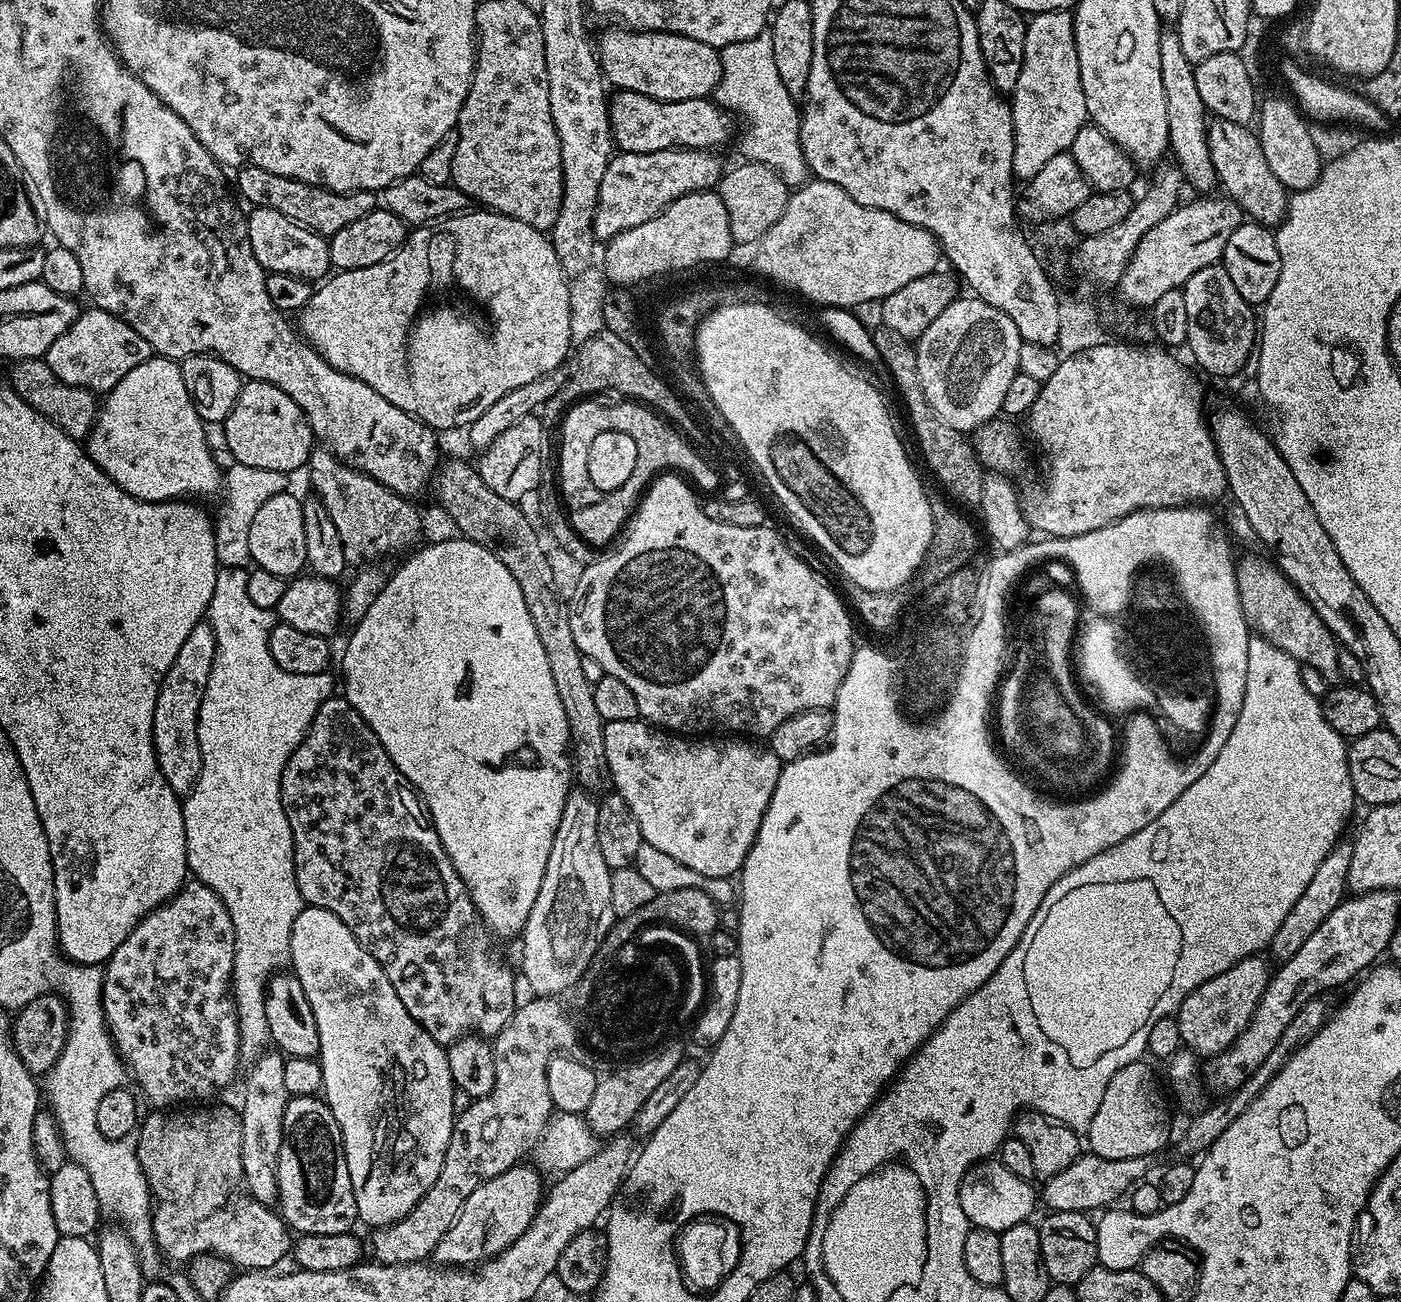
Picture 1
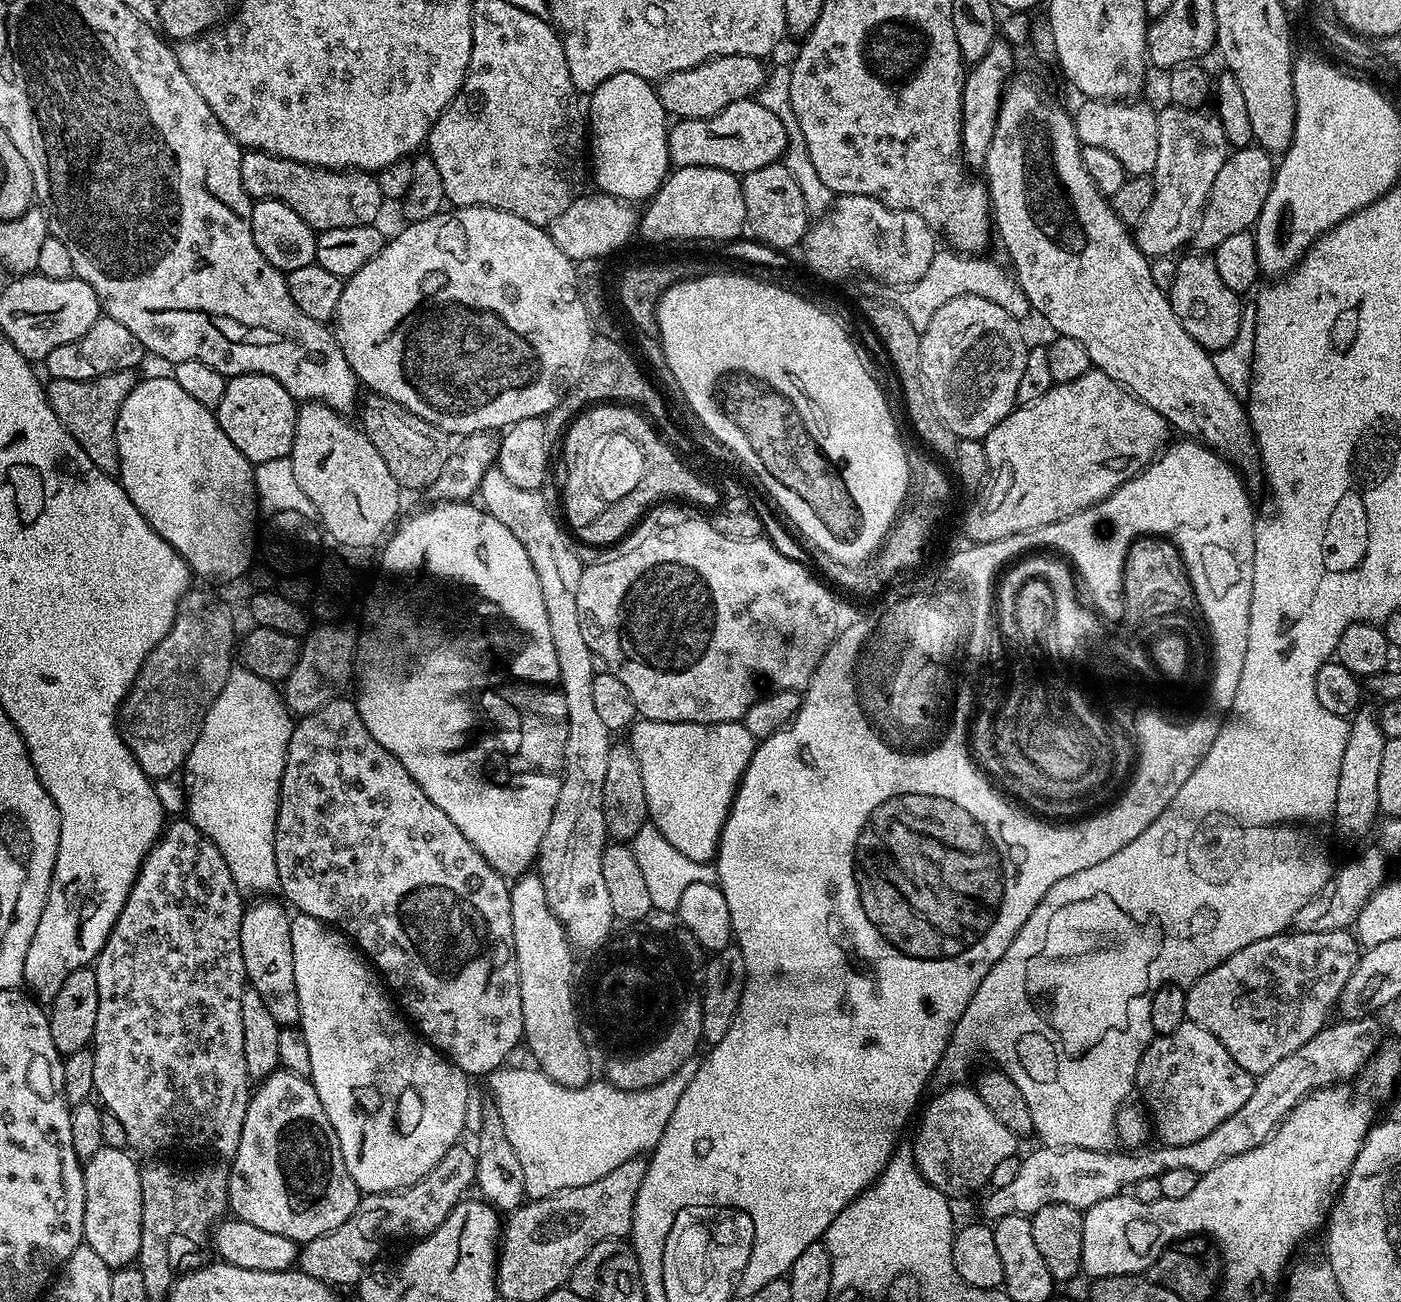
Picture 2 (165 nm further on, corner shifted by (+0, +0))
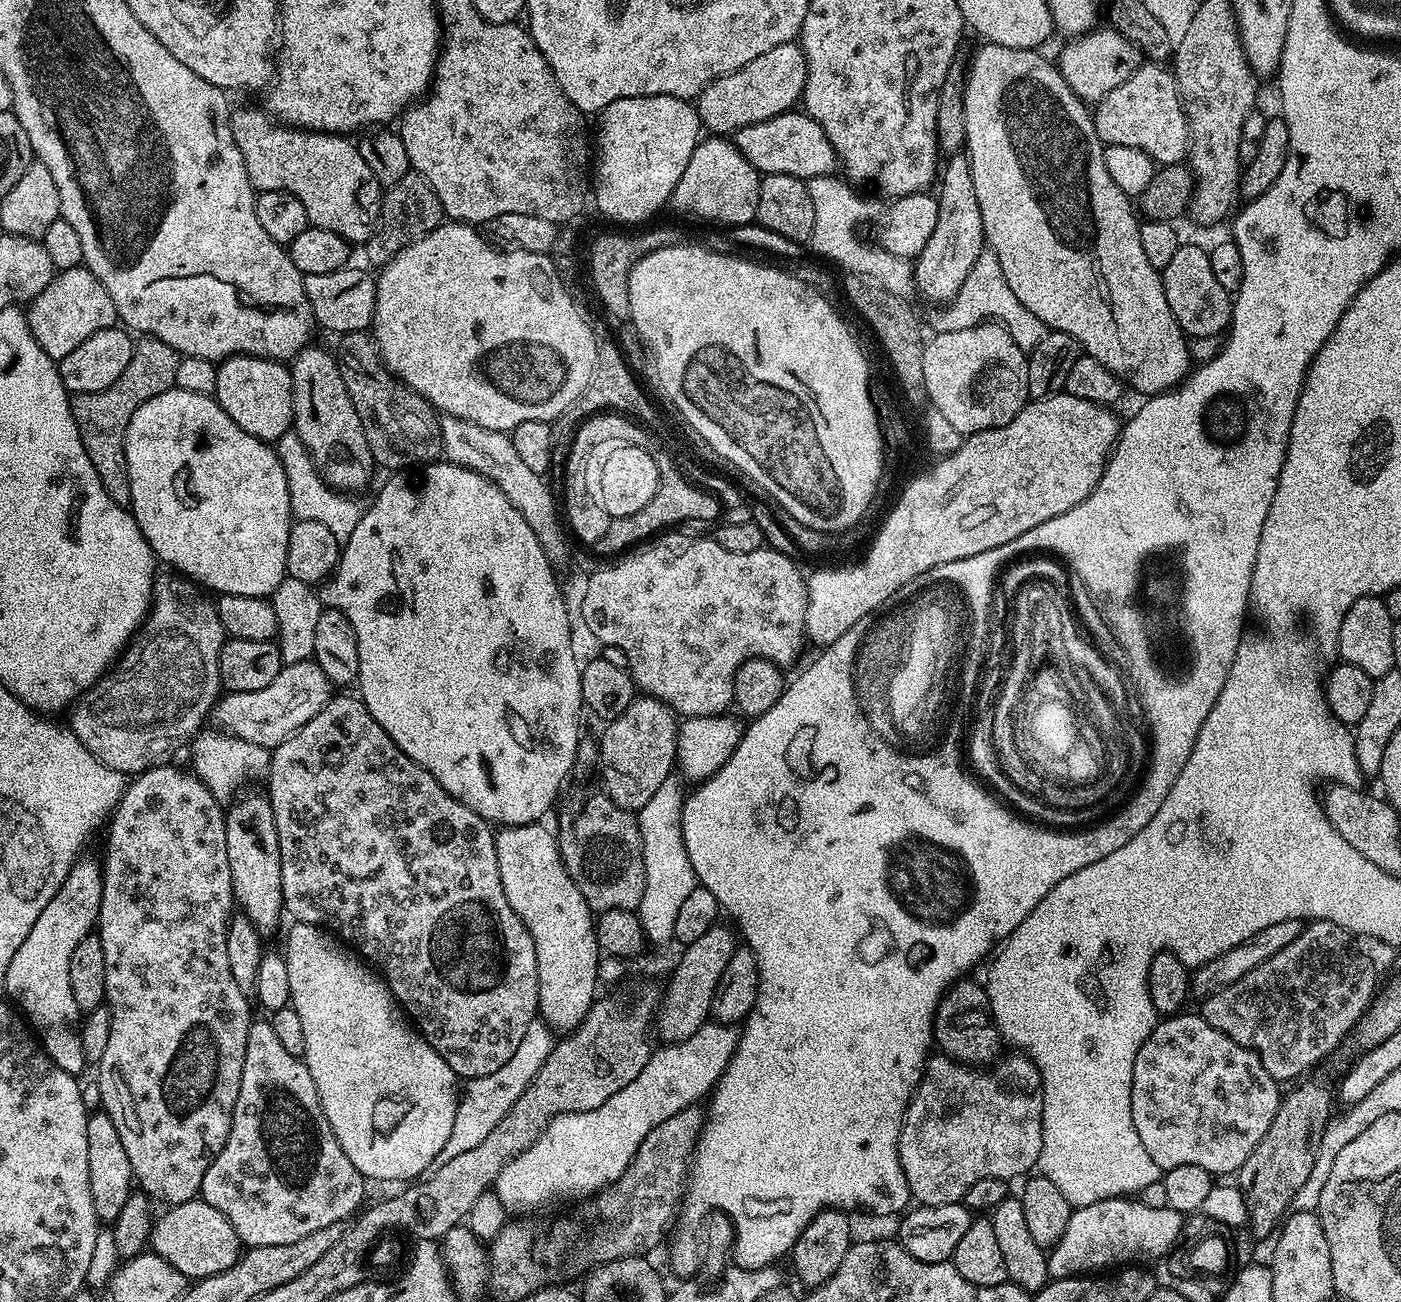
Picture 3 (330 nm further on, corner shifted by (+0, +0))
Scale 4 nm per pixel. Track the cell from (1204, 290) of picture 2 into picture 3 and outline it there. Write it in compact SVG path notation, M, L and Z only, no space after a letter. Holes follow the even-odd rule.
M1181 243L1162 271L1162 279L1166 302L1170 302L1170 310L1185 336L1220 336L1231 325L1233 297L1214 279L1214 269L1205 249L1196 244Z

